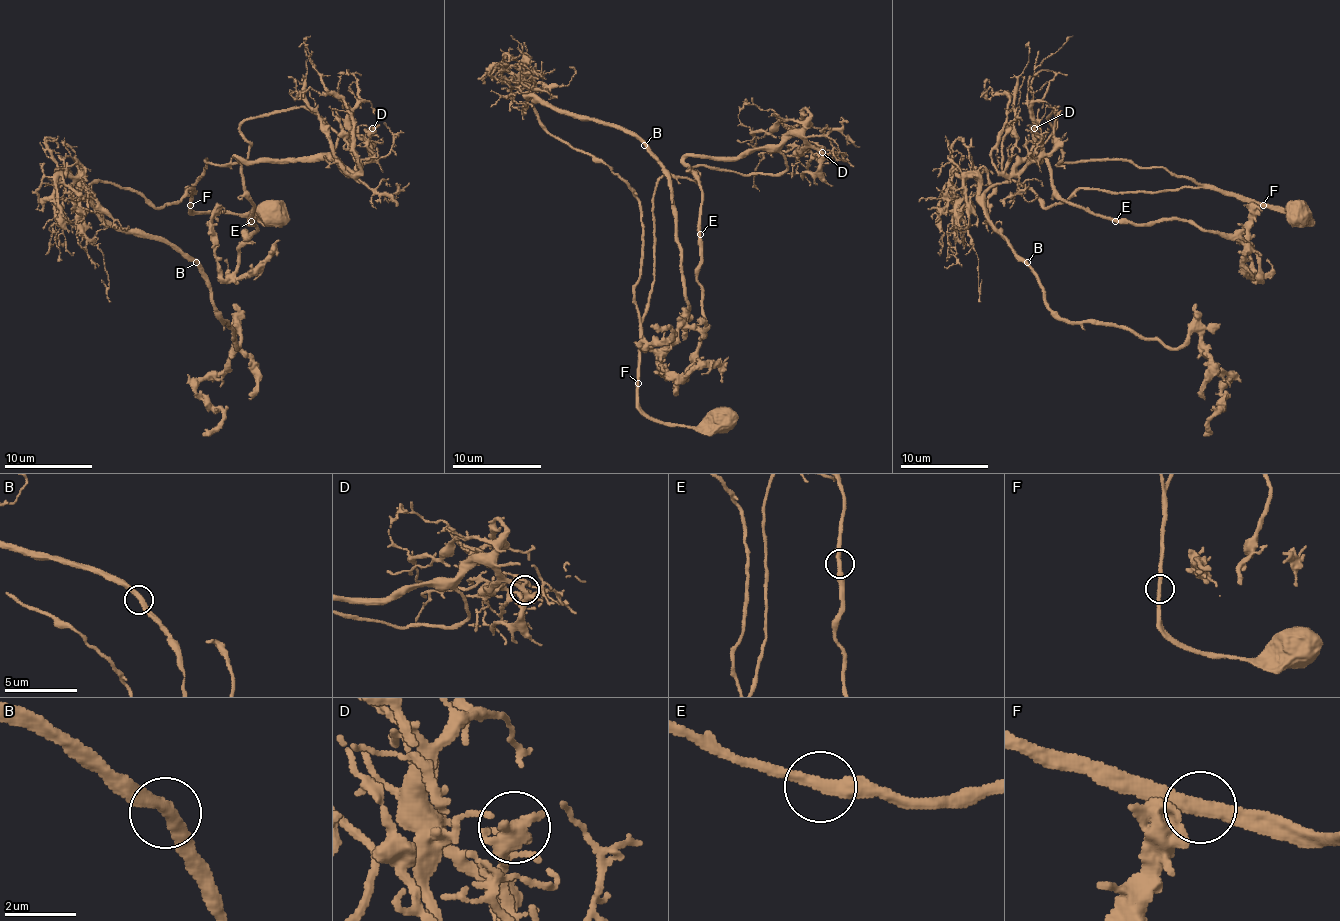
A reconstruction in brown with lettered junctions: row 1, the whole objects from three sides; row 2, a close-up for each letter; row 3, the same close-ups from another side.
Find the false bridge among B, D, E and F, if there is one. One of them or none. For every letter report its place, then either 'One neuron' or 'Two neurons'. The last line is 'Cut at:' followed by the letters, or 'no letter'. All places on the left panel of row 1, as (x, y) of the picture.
B: Place: (196, 262). One neuron
D: Place: (372, 128). One neuron
E: Place: (251, 221). One neuron
F: Place: (190, 205). Two neurons
Cut at: F

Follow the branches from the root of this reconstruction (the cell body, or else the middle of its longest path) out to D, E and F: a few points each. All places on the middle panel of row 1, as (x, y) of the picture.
D: (722, 416), (664, 425), (637, 401), (655, 185), (695, 181), (695, 165), (780, 174), (795, 134), (822, 152)
E: (722, 416), (664, 425), (637, 401), (653, 192), (695, 165), (786, 161), (689, 156), (700, 234)
F: (722, 416), (722, 421), (713, 418), (704, 427), (655, 423), (640, 407), (637, 383)

